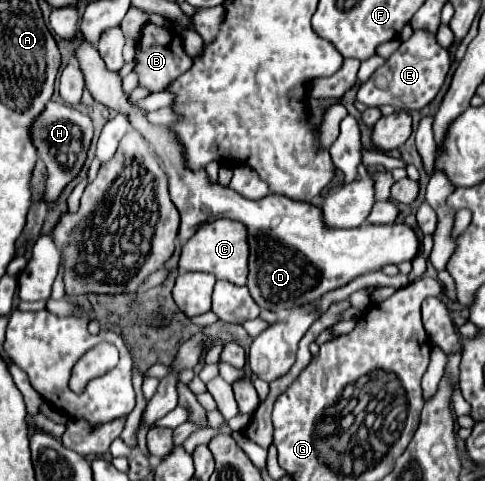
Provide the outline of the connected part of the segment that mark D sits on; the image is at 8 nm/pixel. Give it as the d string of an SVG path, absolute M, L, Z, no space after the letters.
M82 42L82 46L76 48L76 56L80 62L80 68L84 72L86 78L86 88L90 90L90 94L94 96L96 102L108 106L110 110L116 112L126 112L130 116L132 126L154 146L154 150L158 152L158 156L164 162L166 174L168 174L168 182L170 182L170 196L172 202L176 204L178 212L180 212L180 230L178 230L178 242L186 244L186 240L190 240L190 236L194 236L194 232L208 220L214 218L232 218L238 220L242 224L246 224L248 228L248 242L250 242L250 274L248 274L248 288L250 294L254 298L254 302L260 308L272 310L272 312L286 312L290 308L302 308L308 304L318 302L326 292L336 290L344 284L348 284L350 280L354 280L356 276L374 272L374 270L382 270L388 264L402 264L402 262L410 262L418 256L420 252L420 238L416 234L414 228L410 228L406 222L392 222L392 224L360 224L356 228L332 228L324 222L324 214L322 208L314 206L312 202L304 202L304 200L292 200L288 196L276 196L276 194L268 194L260 200L248 200L242 194L234 192L232 188L224 188L220 184L210 184L206 172L186 172L184 160L182 160L182 148L178 144L178 140L174 138L174 134L166 128L166 126L150 126L148 120L144 118L144 112L136 110L130 102L128 96L122 92L120 88L120 76L118 72L110 72L106 68L106 64L100 60L100 54L94 46Z

